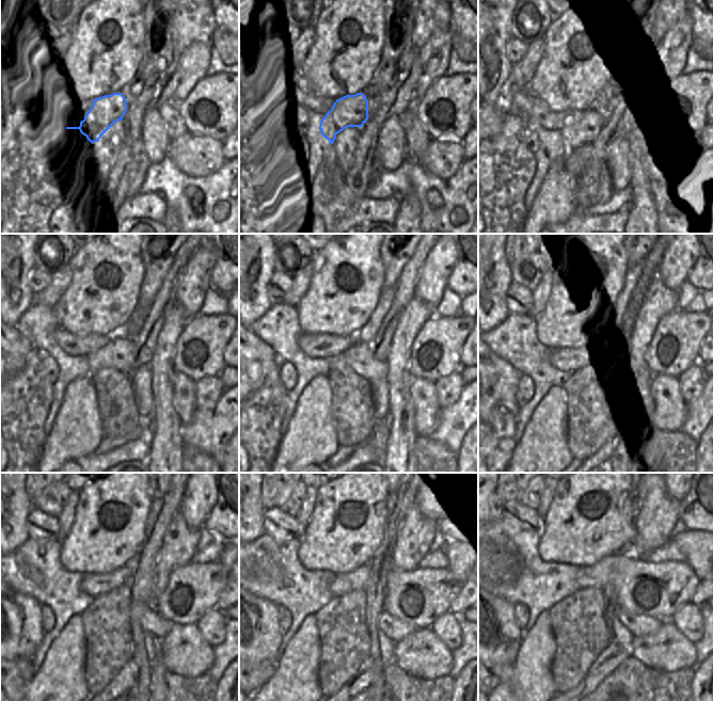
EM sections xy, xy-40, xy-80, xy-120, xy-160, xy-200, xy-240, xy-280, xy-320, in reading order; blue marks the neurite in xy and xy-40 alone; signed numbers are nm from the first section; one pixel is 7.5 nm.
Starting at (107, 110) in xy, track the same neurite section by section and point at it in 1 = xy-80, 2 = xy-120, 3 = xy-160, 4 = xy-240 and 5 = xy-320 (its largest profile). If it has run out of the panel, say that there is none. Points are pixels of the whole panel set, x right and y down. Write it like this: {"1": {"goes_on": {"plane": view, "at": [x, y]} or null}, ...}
{"1": {"goes_on": {"plane": "xy-80", "at": [580, 127]}}, "2": {"goes_on": {"plane": "xy-120", "at": [117, 353]}}, "3": {"goes_on": {"plane": "xy-160", "at": [359, 356]}}, "4": {"goes_on": {"plane": "xy-240", "at": [153, 623]}}, "5": {"goes_on": {"plane": "xy-320", "at": [639, 626]}}}

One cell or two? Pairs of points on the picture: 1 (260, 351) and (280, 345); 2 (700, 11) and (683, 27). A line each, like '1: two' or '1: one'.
1: two
2: two

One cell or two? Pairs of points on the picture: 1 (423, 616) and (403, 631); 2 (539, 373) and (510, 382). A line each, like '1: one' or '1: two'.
1: two
2: two

